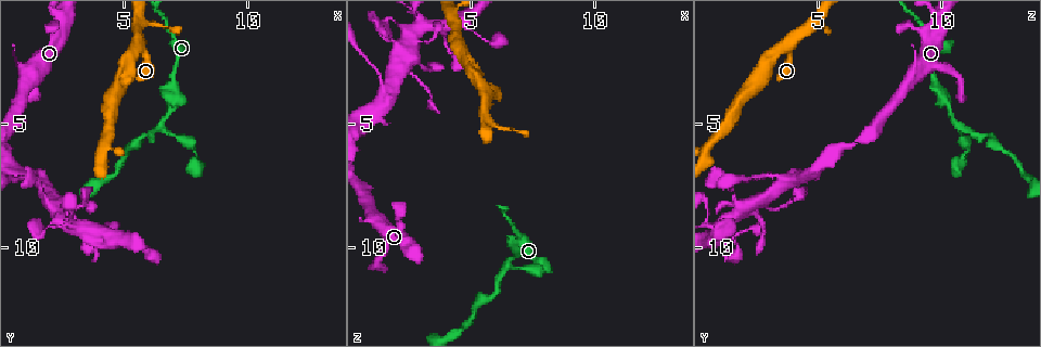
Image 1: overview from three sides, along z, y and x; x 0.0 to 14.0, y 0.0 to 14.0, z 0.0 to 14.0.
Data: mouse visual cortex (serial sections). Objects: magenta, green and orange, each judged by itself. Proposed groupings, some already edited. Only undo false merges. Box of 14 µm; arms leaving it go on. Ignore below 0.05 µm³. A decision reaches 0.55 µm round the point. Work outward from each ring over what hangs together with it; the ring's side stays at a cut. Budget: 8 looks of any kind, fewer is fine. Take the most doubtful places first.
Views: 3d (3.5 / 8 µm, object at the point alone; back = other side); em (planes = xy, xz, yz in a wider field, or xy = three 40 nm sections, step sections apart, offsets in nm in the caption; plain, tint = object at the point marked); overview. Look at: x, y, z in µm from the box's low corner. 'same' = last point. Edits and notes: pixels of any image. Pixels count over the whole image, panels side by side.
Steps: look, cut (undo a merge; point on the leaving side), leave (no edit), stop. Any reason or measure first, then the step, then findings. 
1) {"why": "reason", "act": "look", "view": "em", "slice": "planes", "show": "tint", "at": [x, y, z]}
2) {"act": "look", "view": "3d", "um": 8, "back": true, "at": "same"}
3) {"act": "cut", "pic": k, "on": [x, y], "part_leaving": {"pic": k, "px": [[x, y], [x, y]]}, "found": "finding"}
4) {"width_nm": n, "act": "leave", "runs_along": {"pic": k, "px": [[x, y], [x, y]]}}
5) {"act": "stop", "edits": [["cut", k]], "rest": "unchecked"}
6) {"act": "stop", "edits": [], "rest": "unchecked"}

{"why": "thin arm on a thick one", "act": "look", "view": "3d", "um": 3.5, "at": [1.5, 7.3, 3.7]}

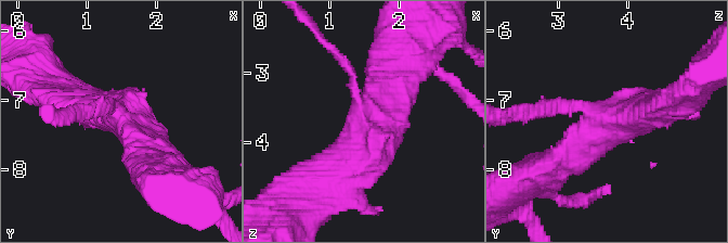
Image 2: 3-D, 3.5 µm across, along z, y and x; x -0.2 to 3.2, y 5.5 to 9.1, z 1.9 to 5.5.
{"arms": 3, "arm_widths_nm": [150, 500, 500], "act": "look", "view": "em", "slice": "xy", "step": 1, "show": "tint", "at": [1.45, 7.25, 3.75]}

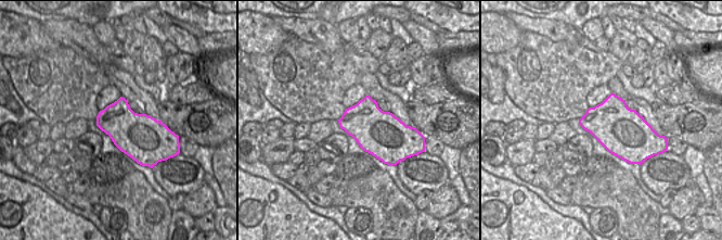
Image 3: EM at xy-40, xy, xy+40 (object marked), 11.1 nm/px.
{"act": "leave", "runs_along": {"pic": 2, "px": [[324, 182], [371, 146], [394, 79]]}, "found": "one cell here"}

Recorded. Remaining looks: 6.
{"why": "three arms meet", "act": "look", "view": "3d", "um": 3.5, "at": [5.5, 1.9, 3.7]}

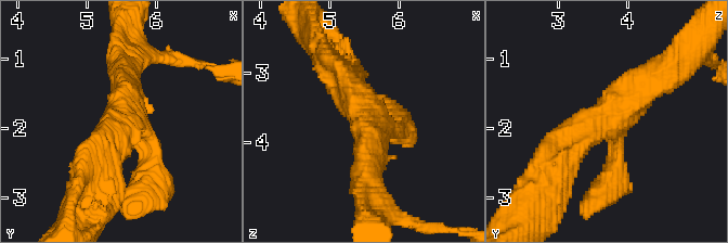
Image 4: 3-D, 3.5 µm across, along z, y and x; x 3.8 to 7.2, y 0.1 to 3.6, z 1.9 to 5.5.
{"act": "look", "view": "em", "slice": "xy", "step": 5, "show": "tint", "at": [5.50, 1.85, 3.70]}

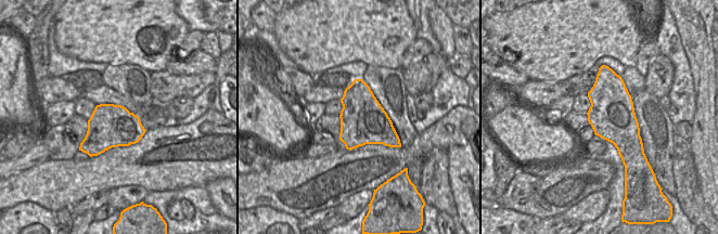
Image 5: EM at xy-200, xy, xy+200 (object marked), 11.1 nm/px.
{"act": "leave", "runs_along": {"pic": 4, "px": [[393, 129], [366, 122], [343, 77]]}, "found": "all the same cell"}

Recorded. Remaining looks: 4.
{"why": "calibre changes", "act": "look", "view": "3d", "um": 8, "at": [5.8, 5.4, 12.0]}

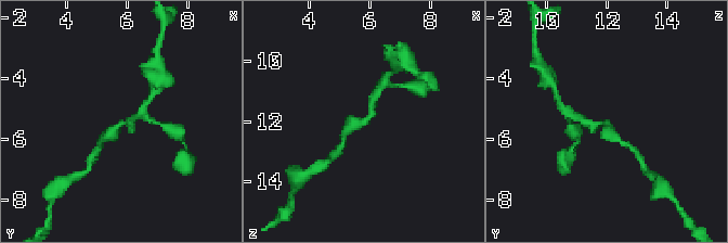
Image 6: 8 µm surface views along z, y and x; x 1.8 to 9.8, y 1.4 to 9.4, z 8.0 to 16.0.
{"act": "look", "view": "3d", "um": 3.5, "at": [5.9, 5.5, 12.0]}

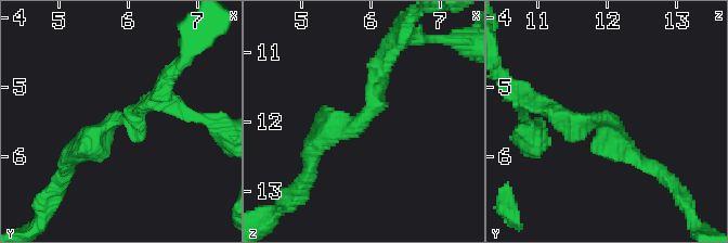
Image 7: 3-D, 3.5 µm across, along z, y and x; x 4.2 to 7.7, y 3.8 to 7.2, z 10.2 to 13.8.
{"arm_widths_nm": [250, 350], "why": "shape alone is not enough", "act": "look", "view": "em", "slice": "planes", "show": "tint", "at": [5.90, 5.45, 12.00]}

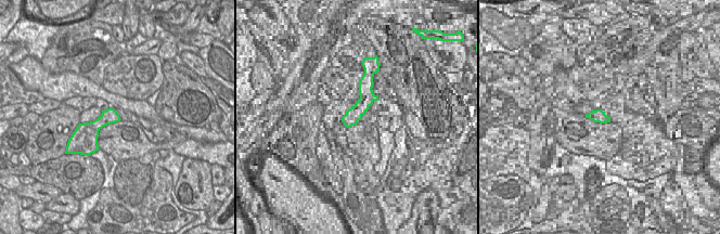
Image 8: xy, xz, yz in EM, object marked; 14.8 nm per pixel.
{"act": "leave", "runs_along": {"pic": 7, "px": [[389, 59], [368, 114], [315, 150]]}, "found": "continuous, no second cell"}

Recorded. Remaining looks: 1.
{"act": "stop", "edits": [], "rest": "unchecked"}

